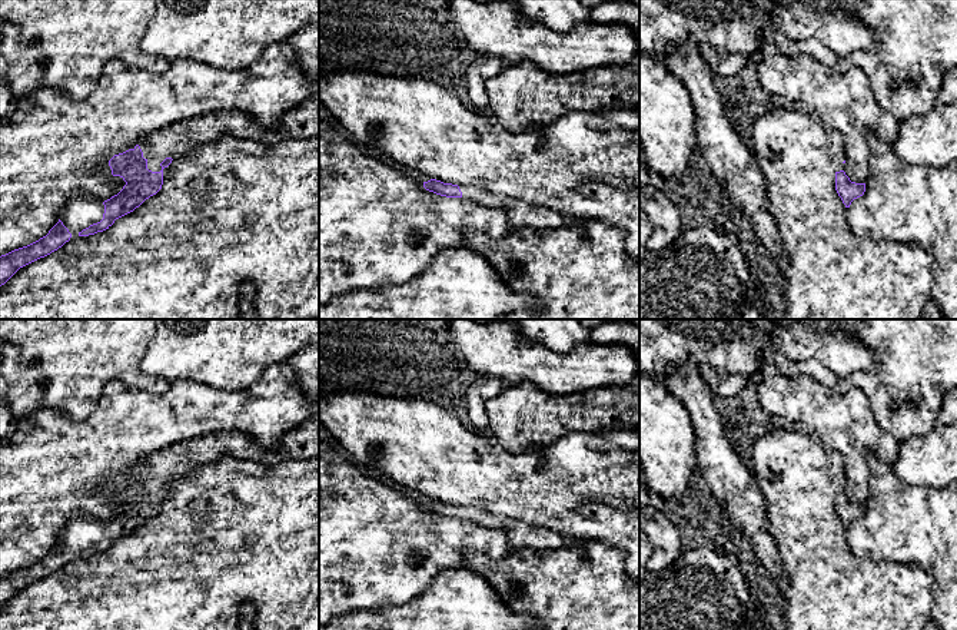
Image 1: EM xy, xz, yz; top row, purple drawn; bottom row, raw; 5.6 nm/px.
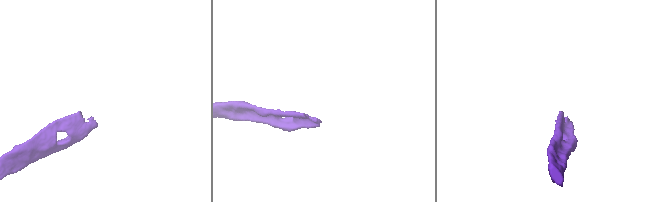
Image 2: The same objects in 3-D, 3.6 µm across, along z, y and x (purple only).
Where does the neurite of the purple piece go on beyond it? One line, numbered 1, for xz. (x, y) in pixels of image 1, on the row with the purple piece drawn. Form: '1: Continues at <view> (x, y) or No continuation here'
1: Continues at xz (519, 214)

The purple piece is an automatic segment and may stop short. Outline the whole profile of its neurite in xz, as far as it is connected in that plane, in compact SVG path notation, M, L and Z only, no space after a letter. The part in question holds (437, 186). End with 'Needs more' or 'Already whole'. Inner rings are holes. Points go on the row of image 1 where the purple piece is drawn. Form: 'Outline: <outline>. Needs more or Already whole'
Outline: M431 179L423 182L423 188L441 196L463 198L482 206L501 209L506 213L512 229L521 226L535 229L559 229L581 222L581 219L566 218L546 208L529 205L522 199L494 195L475 186L458 186Z. Needs more

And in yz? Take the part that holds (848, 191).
Outline: M830 130L830 149L828 149L833 166L835 169L835 190L841 198L845 208L850 208L851 202L865 192L865 183L851 182L844 172L844 145L843 136L837 130Z. Needs more

